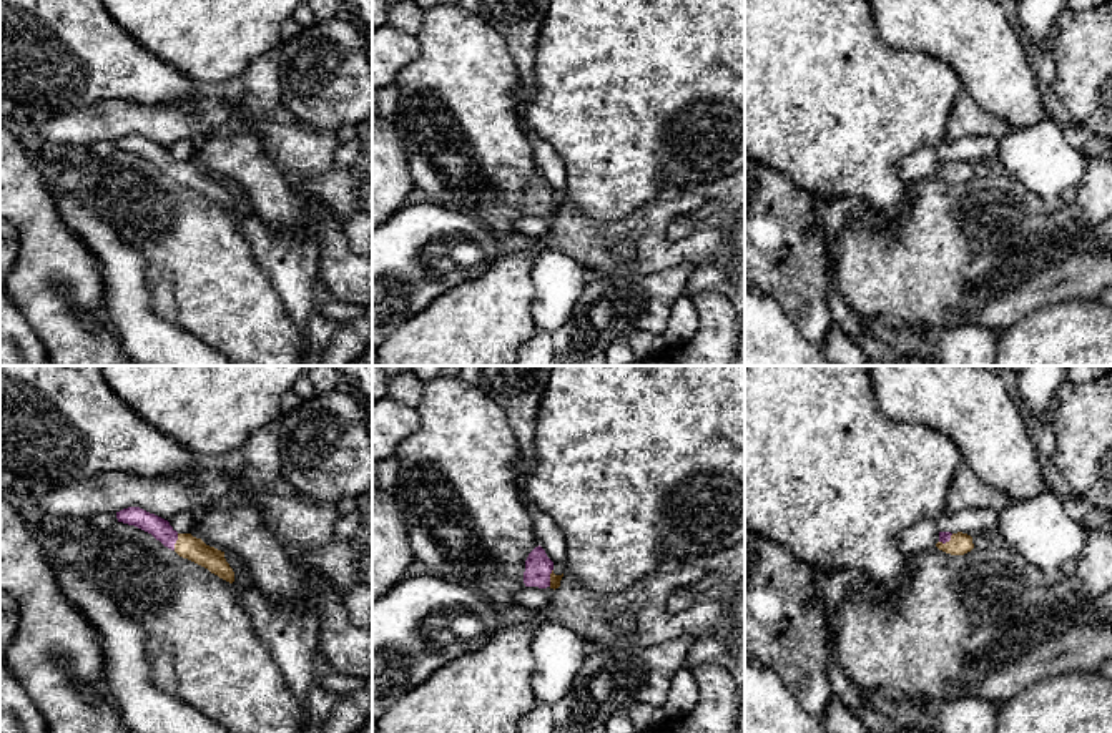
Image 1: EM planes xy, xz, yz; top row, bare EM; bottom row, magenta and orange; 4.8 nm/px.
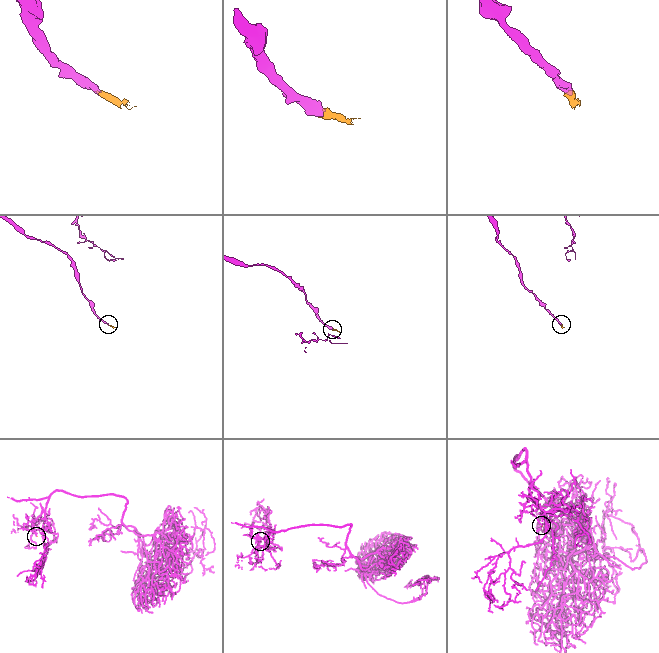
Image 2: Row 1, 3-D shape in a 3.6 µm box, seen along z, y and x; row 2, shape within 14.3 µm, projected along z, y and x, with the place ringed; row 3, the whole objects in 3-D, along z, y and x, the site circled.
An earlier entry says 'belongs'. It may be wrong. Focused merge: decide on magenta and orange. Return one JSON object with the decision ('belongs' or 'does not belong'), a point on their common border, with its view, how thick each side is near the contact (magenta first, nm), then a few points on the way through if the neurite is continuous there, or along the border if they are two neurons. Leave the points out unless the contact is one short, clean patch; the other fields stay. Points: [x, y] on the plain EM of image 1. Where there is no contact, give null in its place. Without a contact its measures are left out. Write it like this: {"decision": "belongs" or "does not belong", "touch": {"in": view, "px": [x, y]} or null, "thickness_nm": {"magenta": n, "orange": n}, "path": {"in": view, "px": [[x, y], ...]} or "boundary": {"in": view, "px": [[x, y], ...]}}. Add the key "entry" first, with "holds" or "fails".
{"entry": "holds", "decision": "belongs", "touch": {"in": "xy", "px": [175, 170]}, "thickness_nm": {"magenta": 100, "orange": 120}, "path": {"in": "xy", "px": [[160, 157], [175, 170], [186, 173]]}}

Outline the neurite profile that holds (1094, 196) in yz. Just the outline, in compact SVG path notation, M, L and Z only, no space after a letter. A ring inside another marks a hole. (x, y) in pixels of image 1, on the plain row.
M1082 125L1067 128L1065 136L1085 160L1077 206L1092 223L1112 218L1112 136Z

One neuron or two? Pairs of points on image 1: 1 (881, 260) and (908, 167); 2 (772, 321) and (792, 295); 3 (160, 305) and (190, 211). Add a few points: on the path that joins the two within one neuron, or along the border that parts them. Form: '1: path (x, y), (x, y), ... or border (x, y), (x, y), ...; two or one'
1: border (934, 173), (921, 178), (911, 188); two
2: border (762, 290), (806, 338); two
3: border (153, 275), (172, 278), (178, 313); two

